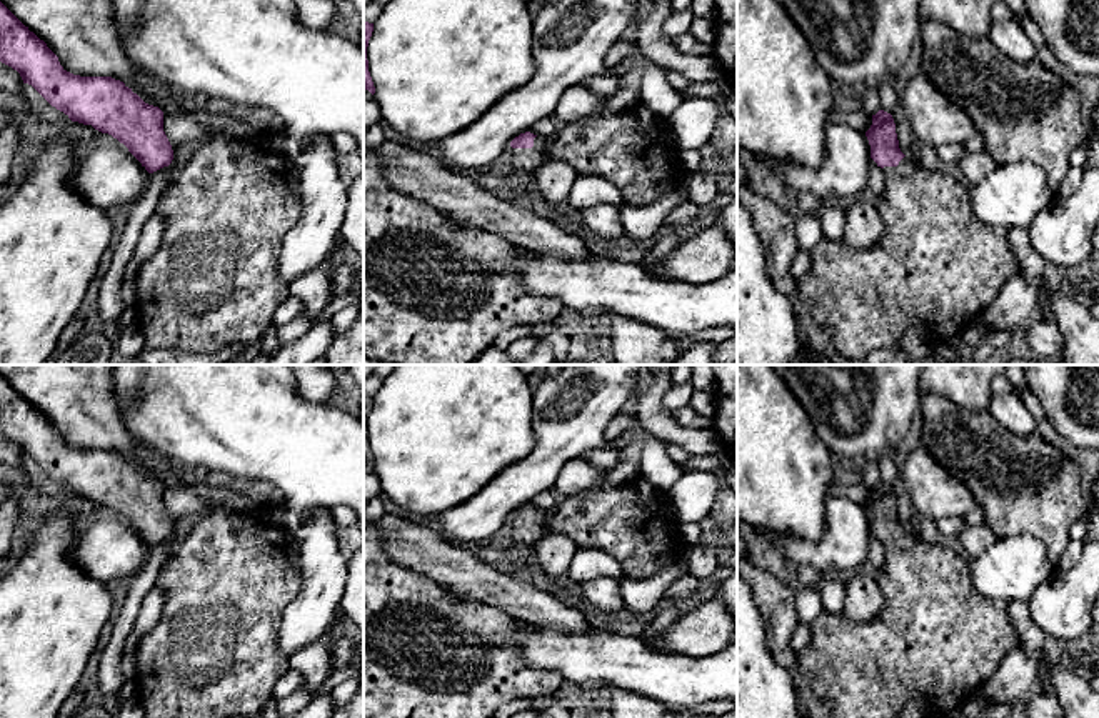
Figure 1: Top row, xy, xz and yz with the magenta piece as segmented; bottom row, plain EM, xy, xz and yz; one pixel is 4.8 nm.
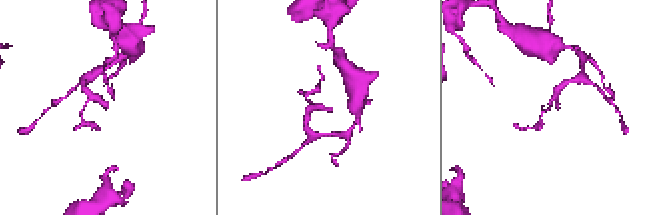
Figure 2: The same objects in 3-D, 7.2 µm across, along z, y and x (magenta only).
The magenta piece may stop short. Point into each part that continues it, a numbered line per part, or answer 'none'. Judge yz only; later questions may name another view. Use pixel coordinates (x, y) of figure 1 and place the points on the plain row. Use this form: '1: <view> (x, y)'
1: yz (936, 640)

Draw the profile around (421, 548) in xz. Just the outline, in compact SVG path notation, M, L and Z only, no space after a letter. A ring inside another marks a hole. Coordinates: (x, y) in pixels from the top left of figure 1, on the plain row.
M409 523L399 530L382 530L392 560L414 568L460 593L489 603L514 620L532 621L564 633L585 633L589 623L577 608L535 588L529 576L495 570L472 550L444 541L435 531Z

